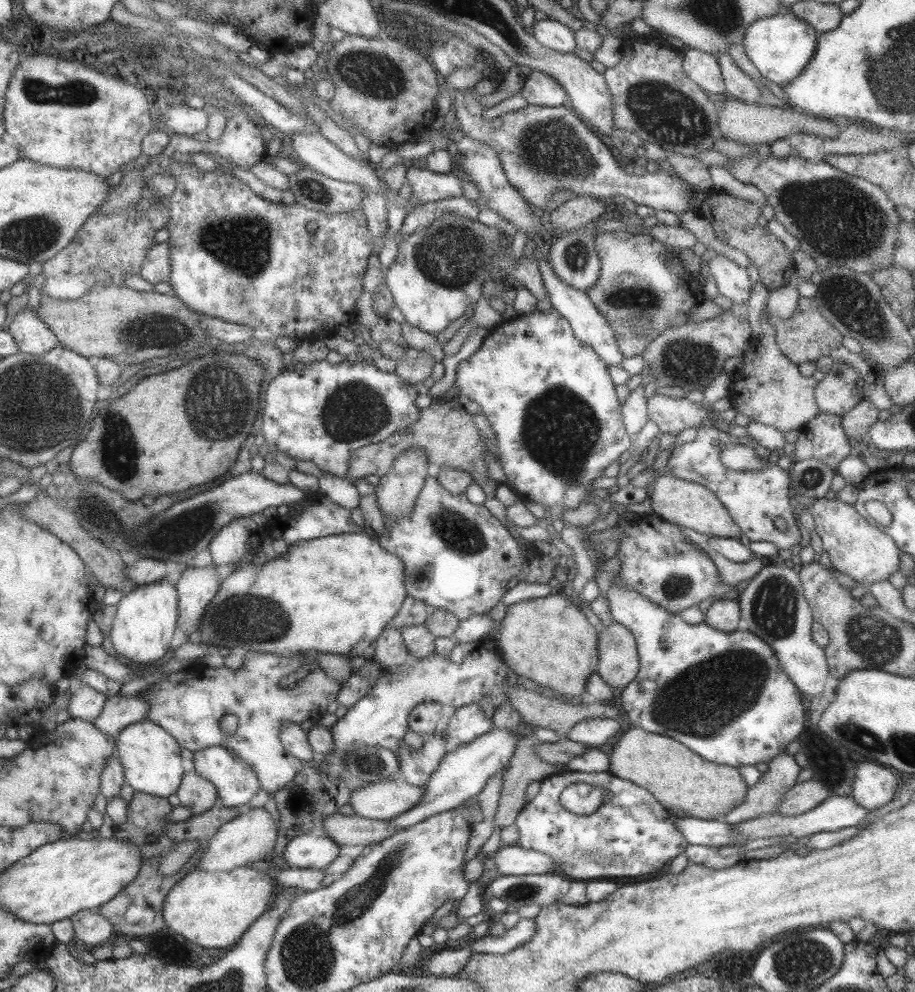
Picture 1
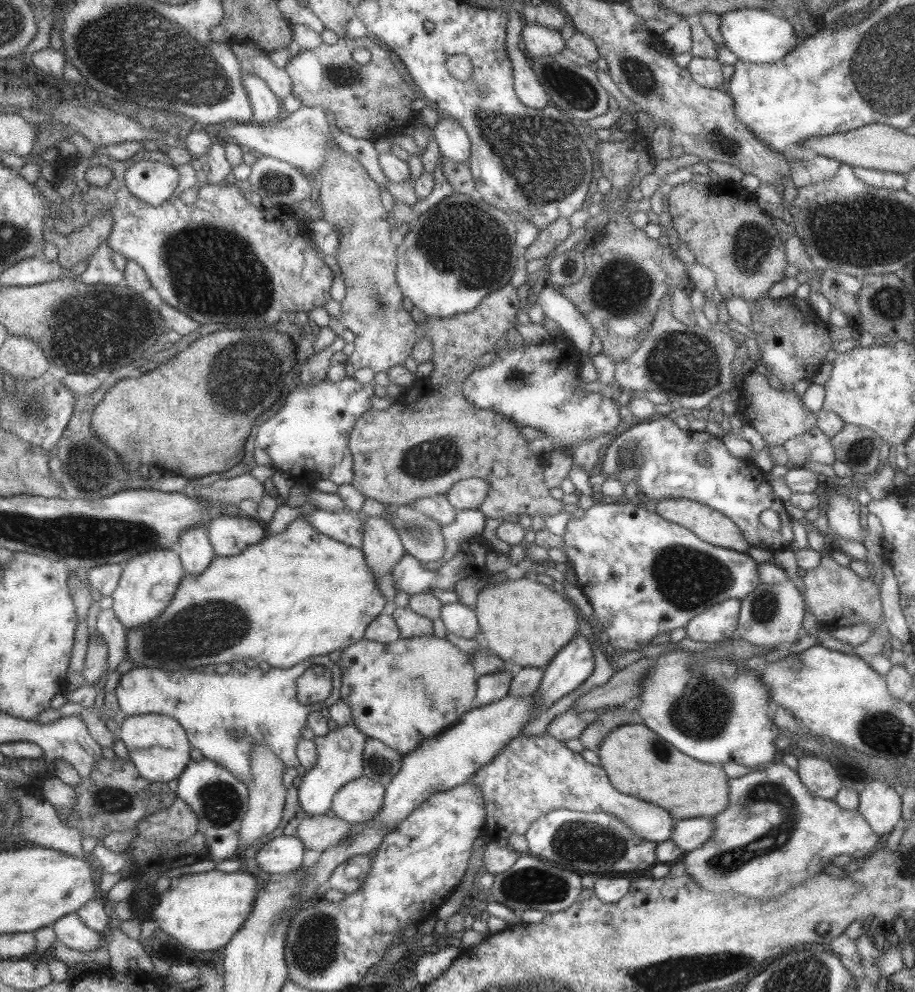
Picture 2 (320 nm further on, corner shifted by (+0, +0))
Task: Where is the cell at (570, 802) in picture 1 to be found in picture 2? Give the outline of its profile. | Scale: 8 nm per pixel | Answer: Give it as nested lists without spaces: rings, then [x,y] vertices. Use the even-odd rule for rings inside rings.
[[[546,733],[541,736],[517,736],[512,739],[491,762],[481,766],[469,780],[483,797],[485,820],[481,834],[486,835],[491,843],[495,843],[499,838],[508,838],[511,834],[525,834],[529,825],[539,816],[559,808],[585,813],[612,814],[622,820],[639,838],[655,843],[668,839],[676,823],[676,819],[663,808],[614,790],[600,766],[586,762],[573,744],[557,741]]]

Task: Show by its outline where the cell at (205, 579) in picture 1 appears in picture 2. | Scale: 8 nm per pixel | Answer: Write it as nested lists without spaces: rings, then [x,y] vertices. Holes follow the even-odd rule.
[[[194,526],[178,534],[176,551],[185,574],[203,572],[216,555],[207,539],[205,526]]]

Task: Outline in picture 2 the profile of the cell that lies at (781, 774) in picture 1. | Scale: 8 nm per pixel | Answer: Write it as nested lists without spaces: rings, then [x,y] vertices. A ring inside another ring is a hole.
[[[769,763],[764,770],[754,769],[749,774],[730,778],[729,802],[725,810],[709,818],[713,824],[712,835],[700,846],[687,851],[680,861],[693,883],[709,892],[737,892],[755,900],[777,898],[792,886],[802,884],[823,873],[825,865],[839,854],[847,854],[861,860],[883,843],[882,836],[875,834],[869,824],[854,810],[843,810],[832,800],[815,798],[800,782],[795,770],[783,763]]]

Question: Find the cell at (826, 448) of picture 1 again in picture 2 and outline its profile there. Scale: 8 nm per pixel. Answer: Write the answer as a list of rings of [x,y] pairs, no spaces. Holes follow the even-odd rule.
[[[816,426],[803,434],[785,439],[782,445],[788,460],[797,466],[803,466],[804,462],[832,465],[835,461],[830,438],[827,438],[827,435]]]

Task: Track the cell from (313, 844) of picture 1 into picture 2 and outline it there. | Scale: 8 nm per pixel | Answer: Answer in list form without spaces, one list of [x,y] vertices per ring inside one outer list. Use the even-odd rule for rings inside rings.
[[[275,836],[257,850],[255,862],[257,867],[269,875],[291,873],[301,868],[304,851],[297,837]]]

